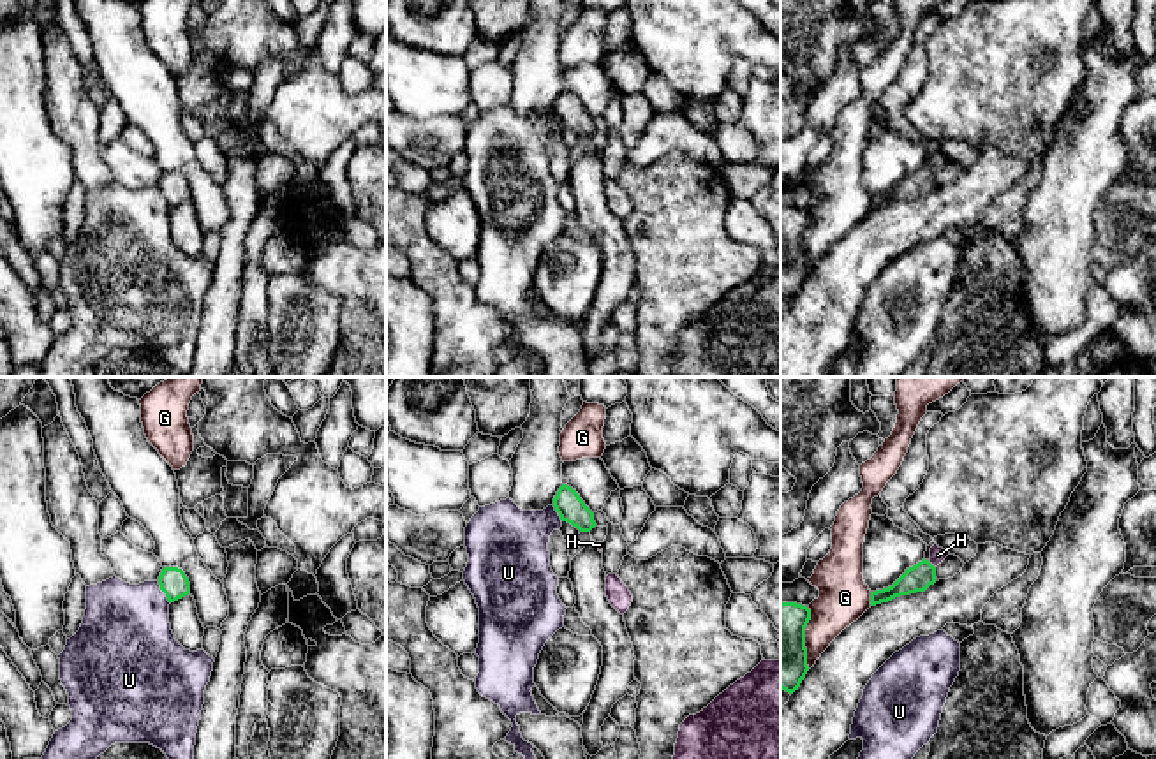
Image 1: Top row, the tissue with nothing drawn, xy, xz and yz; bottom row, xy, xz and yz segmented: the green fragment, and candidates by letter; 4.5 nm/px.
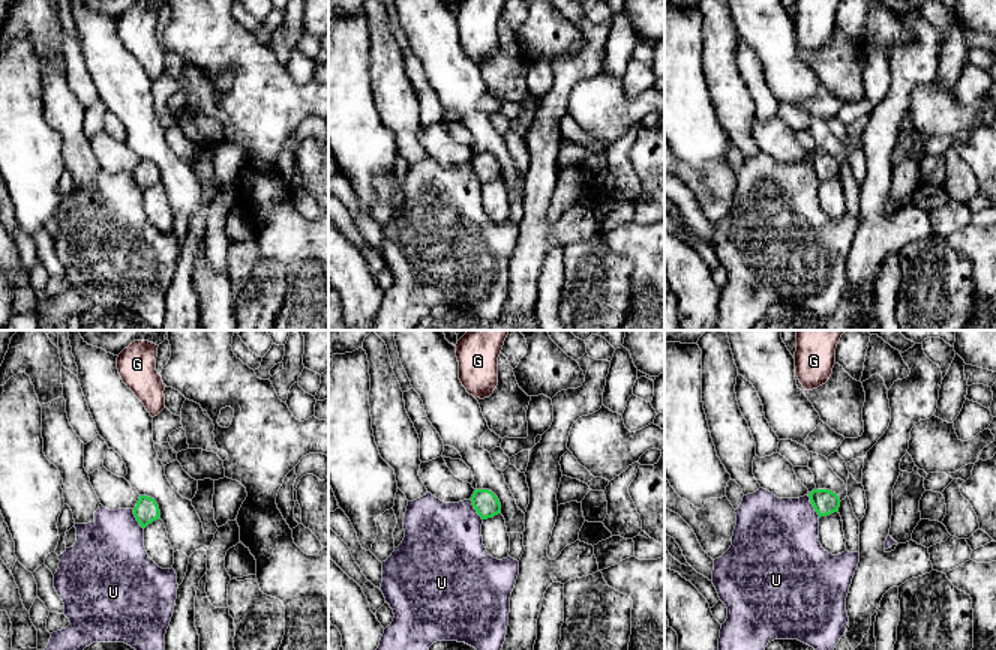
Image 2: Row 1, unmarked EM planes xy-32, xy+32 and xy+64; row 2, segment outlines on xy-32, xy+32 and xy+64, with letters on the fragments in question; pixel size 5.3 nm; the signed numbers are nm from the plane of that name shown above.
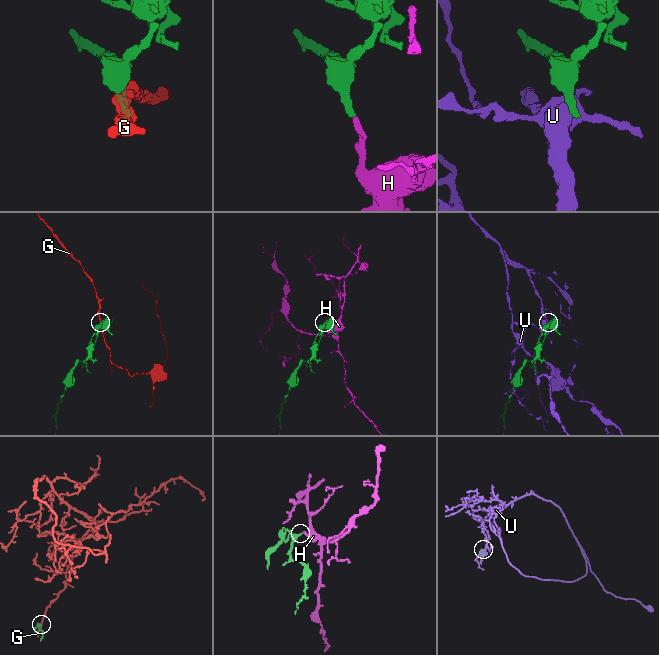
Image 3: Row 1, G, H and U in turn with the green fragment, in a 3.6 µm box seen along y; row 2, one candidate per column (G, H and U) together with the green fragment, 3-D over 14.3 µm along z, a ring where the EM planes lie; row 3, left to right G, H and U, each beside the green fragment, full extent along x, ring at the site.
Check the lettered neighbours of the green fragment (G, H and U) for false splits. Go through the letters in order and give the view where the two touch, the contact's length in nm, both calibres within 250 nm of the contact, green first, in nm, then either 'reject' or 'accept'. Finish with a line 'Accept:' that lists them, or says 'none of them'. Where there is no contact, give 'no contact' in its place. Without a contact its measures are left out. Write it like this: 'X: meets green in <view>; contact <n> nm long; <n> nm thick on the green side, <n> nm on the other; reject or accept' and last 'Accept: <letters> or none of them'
G: meets green in yz; contact 280 nm long; 240 nm thick on the green side, 220 nm on the other; reject
H: meets green in yz; contact 40 nm long; 120 nm thick on the green side, 70 nm on the other; accept
U: meets green in xy; contact 120 nm long; 130 nm thick on the green side, 400 nm on the other; reject
Accept: H

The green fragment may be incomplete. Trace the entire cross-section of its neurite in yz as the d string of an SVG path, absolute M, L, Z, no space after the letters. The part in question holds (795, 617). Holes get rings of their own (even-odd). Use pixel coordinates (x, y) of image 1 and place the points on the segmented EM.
M781 602L781 689L793 694L805 678L805 627L811 609L797 602Z

